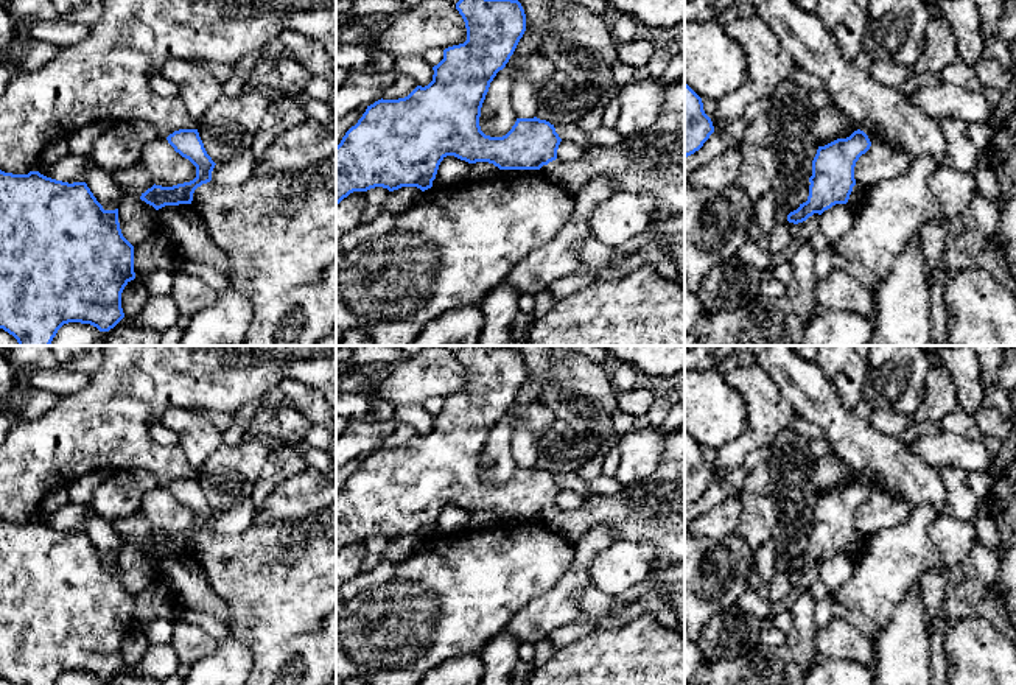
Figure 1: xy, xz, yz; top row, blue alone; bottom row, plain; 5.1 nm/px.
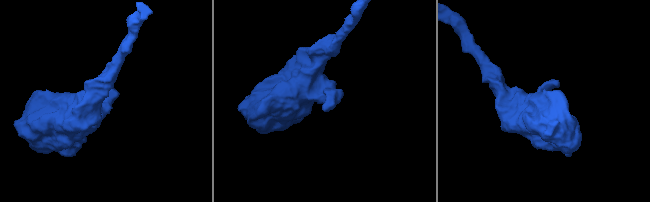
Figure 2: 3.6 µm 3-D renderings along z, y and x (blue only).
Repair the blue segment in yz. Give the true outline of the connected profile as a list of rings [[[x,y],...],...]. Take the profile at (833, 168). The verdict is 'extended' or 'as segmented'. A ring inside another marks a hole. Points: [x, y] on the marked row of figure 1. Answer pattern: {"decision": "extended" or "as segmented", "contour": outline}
{"decision": "as segmented", "contour": [[[857,129],[846,139],[837,139],[818,146],[812,160],[808,201],[787,215],[787,221],[798,224],[814,213],[822,215],[836,204],[846,204],[856,185],[854,167],[871,146],[868,135]]]}

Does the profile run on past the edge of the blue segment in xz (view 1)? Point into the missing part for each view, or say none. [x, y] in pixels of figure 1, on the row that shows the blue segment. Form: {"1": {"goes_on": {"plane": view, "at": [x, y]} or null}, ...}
{"1": {"goes_on": null}}

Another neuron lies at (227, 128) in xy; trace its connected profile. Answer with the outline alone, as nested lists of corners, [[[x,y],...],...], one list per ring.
[[[246,87],[240,95],[221,95],[199,120],[198,132],[215,163],[229,162],[252,148],[271,103],[266,89]]]

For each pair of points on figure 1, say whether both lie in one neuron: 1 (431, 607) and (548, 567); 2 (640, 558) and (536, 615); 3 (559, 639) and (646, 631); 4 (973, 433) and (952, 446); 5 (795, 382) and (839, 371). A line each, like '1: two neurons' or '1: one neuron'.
1: one neuron
2: two neurons
3: two neurons
4: two neurons
5: two neurons

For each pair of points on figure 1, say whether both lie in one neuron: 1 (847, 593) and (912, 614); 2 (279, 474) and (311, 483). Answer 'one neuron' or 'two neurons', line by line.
1: two neurons
2: two neurons

